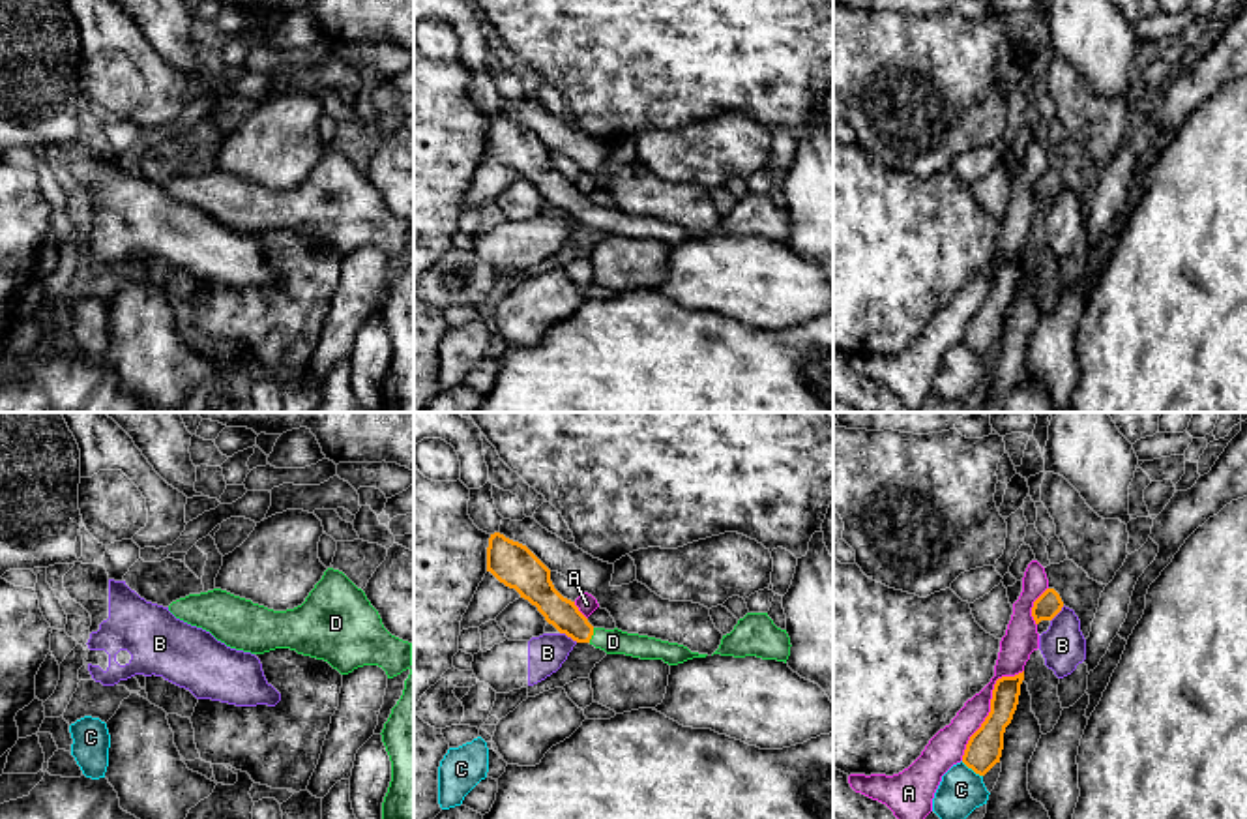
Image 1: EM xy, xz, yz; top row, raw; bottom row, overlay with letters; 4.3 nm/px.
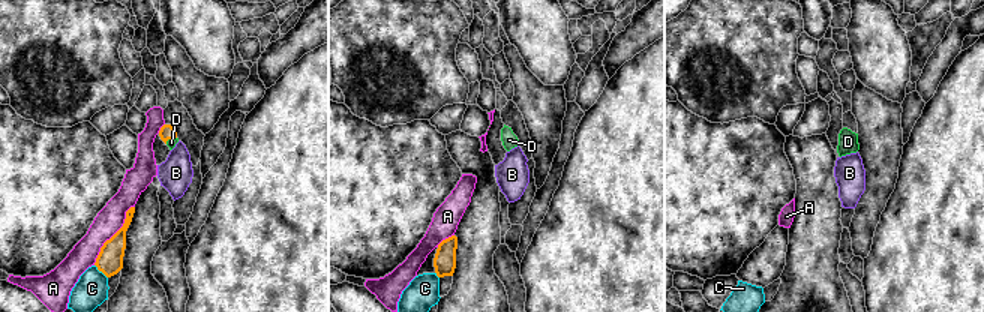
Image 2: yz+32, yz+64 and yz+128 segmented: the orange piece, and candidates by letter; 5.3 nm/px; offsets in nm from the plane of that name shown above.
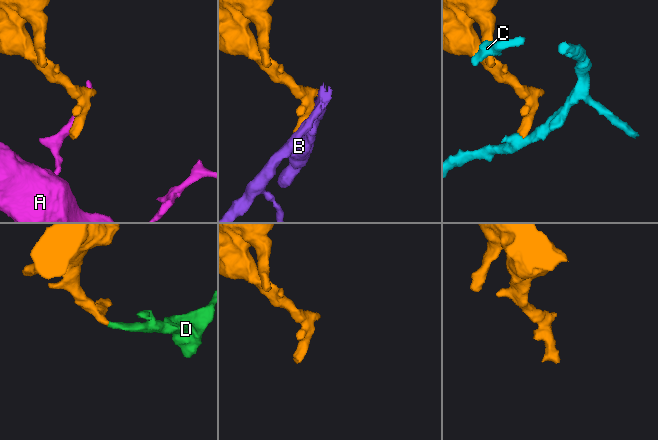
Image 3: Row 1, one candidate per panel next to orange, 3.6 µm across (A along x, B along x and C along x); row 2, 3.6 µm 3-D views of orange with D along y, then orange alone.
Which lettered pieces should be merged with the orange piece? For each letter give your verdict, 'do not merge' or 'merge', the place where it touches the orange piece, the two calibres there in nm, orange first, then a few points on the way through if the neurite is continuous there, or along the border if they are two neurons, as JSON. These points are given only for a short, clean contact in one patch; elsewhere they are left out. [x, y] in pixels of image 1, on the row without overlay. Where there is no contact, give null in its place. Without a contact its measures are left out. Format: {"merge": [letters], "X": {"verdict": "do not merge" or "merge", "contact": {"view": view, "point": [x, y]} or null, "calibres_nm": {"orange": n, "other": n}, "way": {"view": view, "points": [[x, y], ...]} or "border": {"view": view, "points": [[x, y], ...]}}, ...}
{"merge": ["D"], "A": {"verdict": "do not merge", "contact": {"view": "yz", "point": [991, 287]}, "calibres_nm": {"orange": 160, "other": 150}}, "B": {"verdict": "do not merge", "contact": {"view": "xz", "point": [570, 216]}, "calibres_nm": {"orange": 140, "other": 160}}, "C": {"verdict": "do not merge", "contact": {"view": "yz", "point": [972, 349]}, "calibres_nm": {"orange": 160, "other": 190}, "border": {"view": "yz", "points": [[961, 342], [982, 357]]}}, "D": {"verdict": "merge", "contact": {"view": "xz", "point": [592, 214]}, "calibres_nm": {"orange": 140, "other": 110}, "way": {"view": "xz", "points": [[562, 193], [583, 212], [592, 214], [613, 222]]}}}

